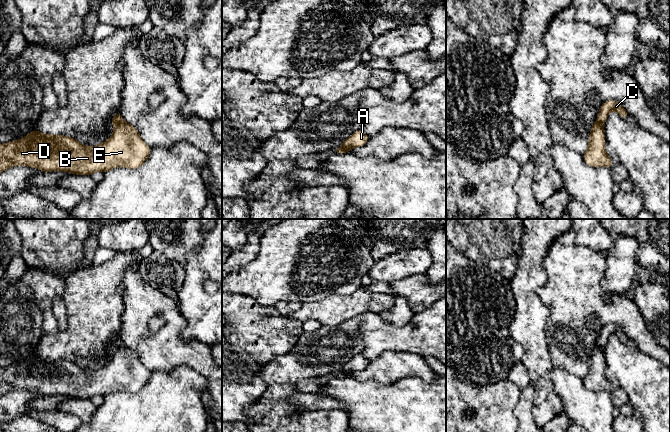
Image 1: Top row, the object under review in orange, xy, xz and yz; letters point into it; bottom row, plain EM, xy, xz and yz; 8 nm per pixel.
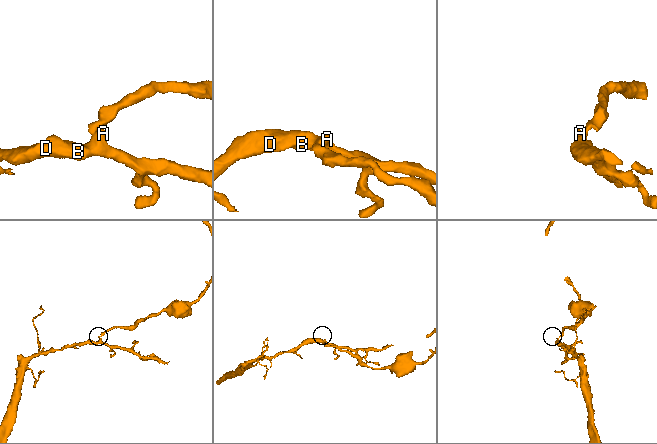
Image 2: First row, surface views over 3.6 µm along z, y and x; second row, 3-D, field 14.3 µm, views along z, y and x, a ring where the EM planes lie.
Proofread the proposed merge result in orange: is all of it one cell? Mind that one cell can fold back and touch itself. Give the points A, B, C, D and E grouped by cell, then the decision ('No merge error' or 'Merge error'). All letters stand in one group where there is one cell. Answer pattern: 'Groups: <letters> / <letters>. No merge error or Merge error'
Groups: A B D E / C. Merge error

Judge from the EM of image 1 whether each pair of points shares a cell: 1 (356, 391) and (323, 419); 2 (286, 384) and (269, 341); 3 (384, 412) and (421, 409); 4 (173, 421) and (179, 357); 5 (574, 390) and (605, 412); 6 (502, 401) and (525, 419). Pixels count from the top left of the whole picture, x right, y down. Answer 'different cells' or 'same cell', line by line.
1: different cells
2: different cells
3: same cell
4: different cells
5: same cell
6: different cells

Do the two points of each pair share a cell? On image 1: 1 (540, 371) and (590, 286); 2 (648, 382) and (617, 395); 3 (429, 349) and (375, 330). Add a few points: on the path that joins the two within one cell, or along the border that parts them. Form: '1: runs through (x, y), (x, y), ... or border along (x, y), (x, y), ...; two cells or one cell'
1: border along (544, 330), (550, 357), (554, 365); two cells
2: border along (620, 386), (627, 394), (629, 402); two cells
3: runs through (416, 338), (388, 337); one cell

